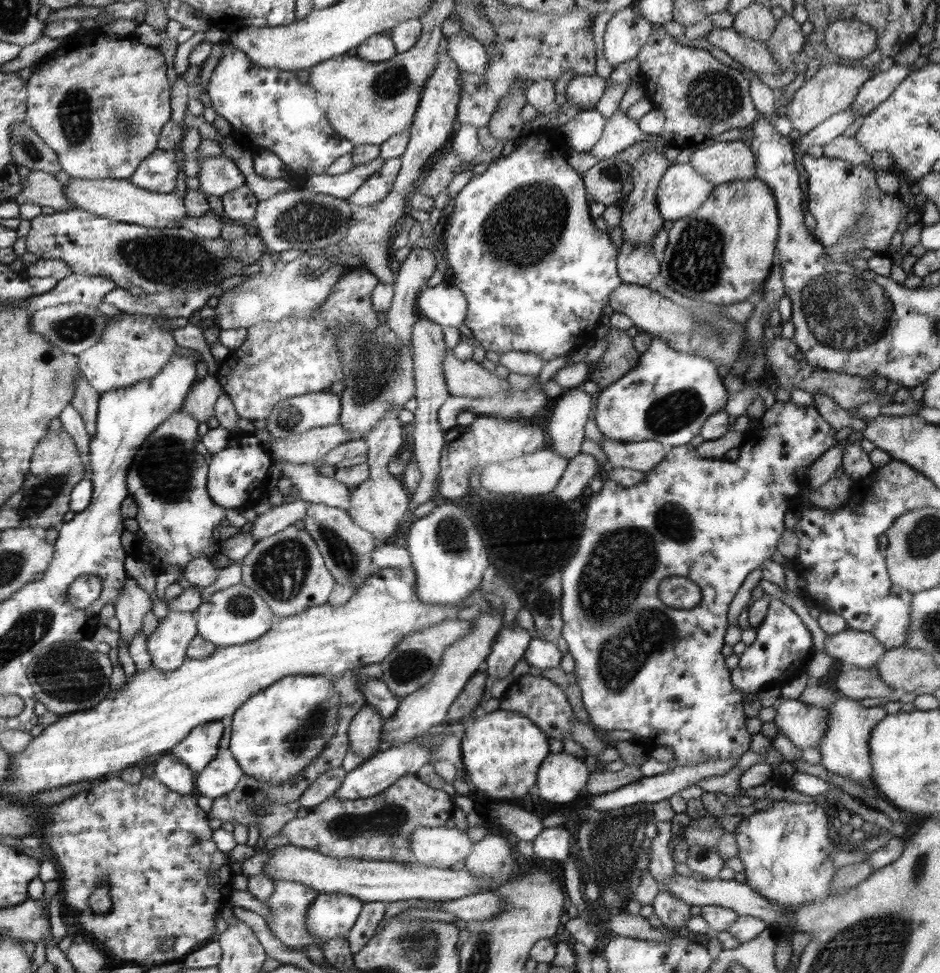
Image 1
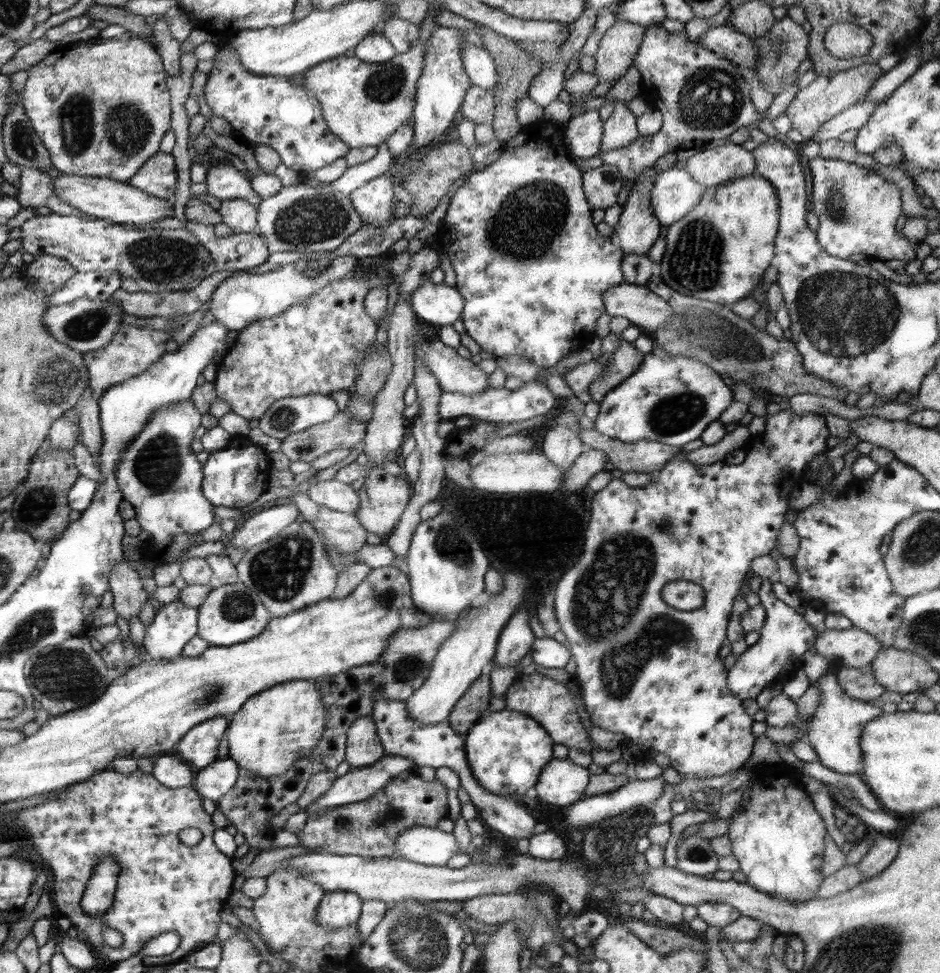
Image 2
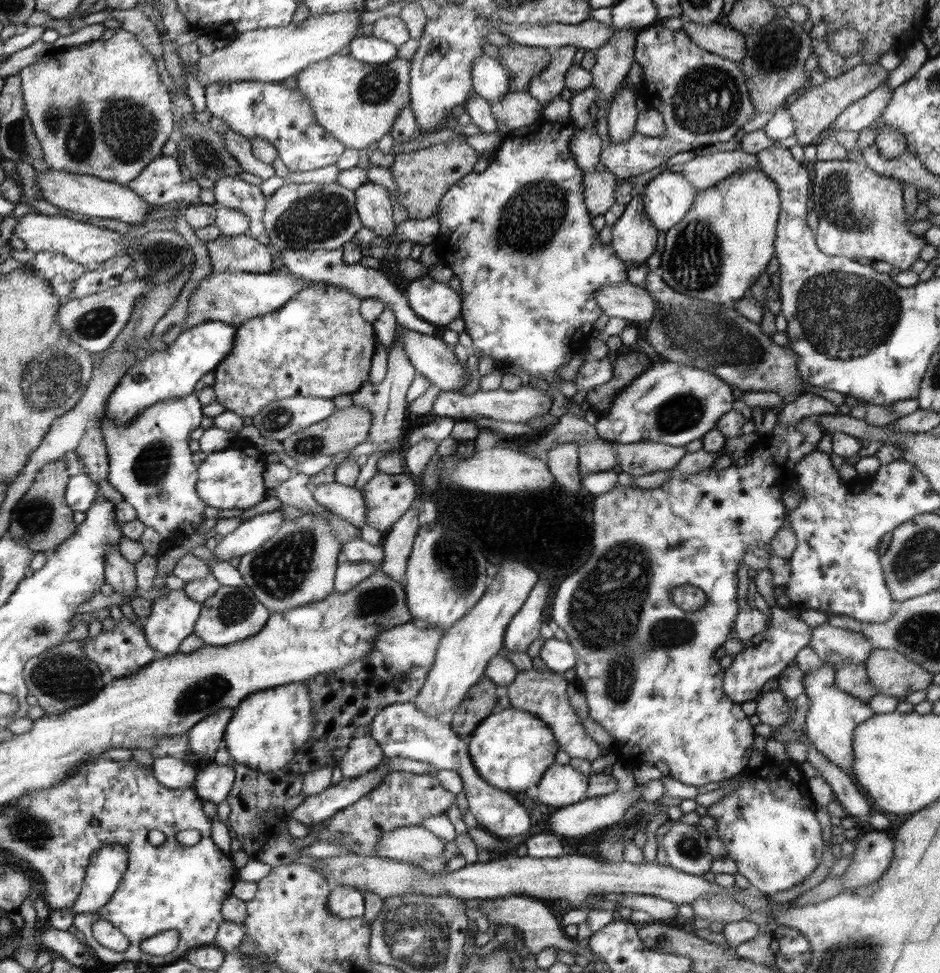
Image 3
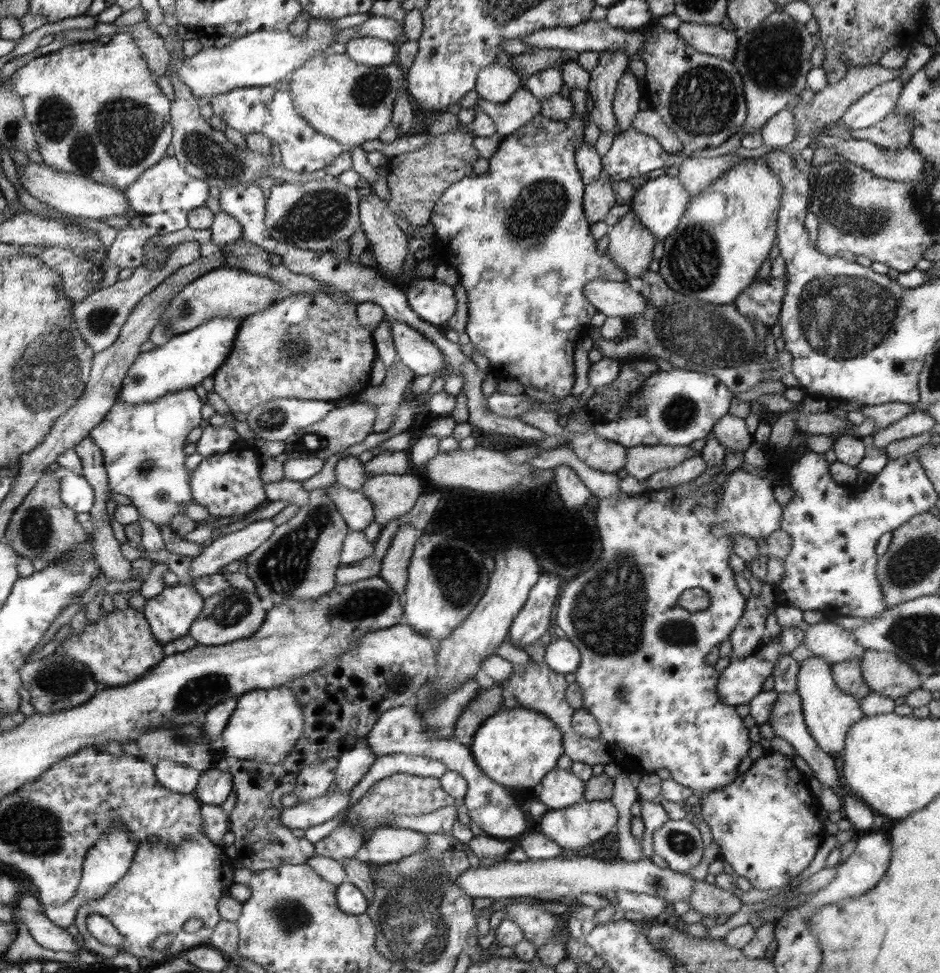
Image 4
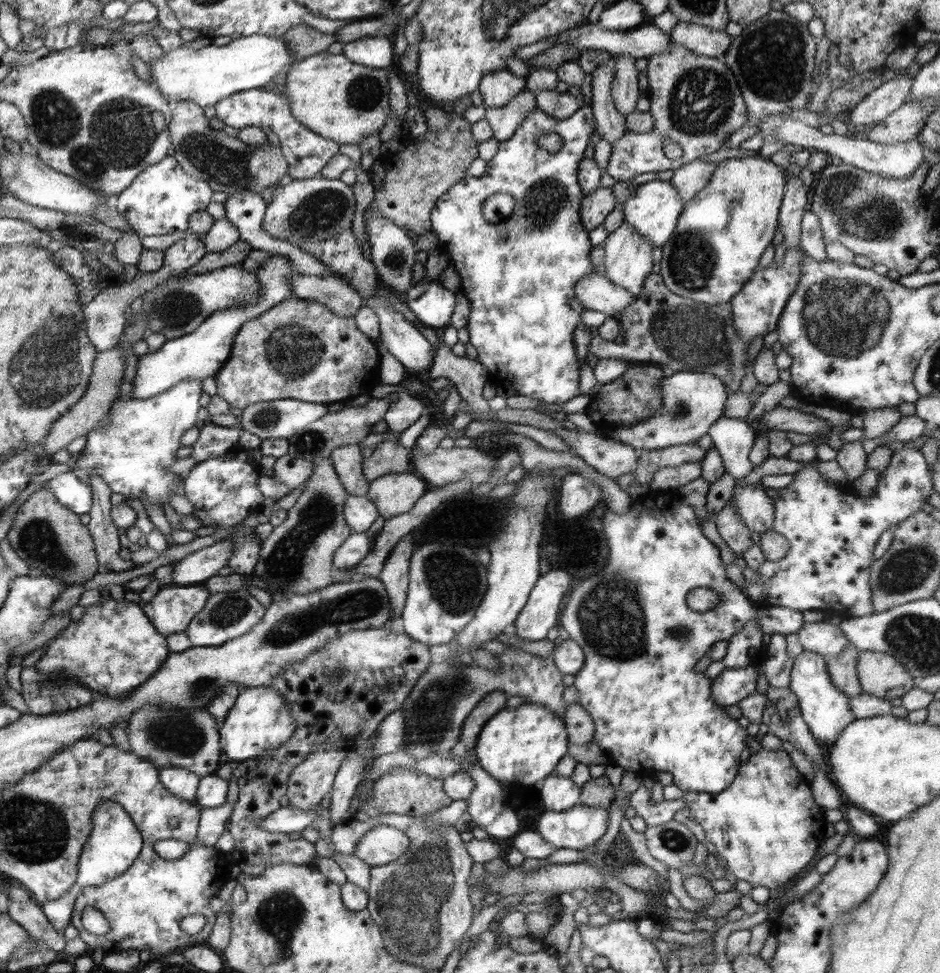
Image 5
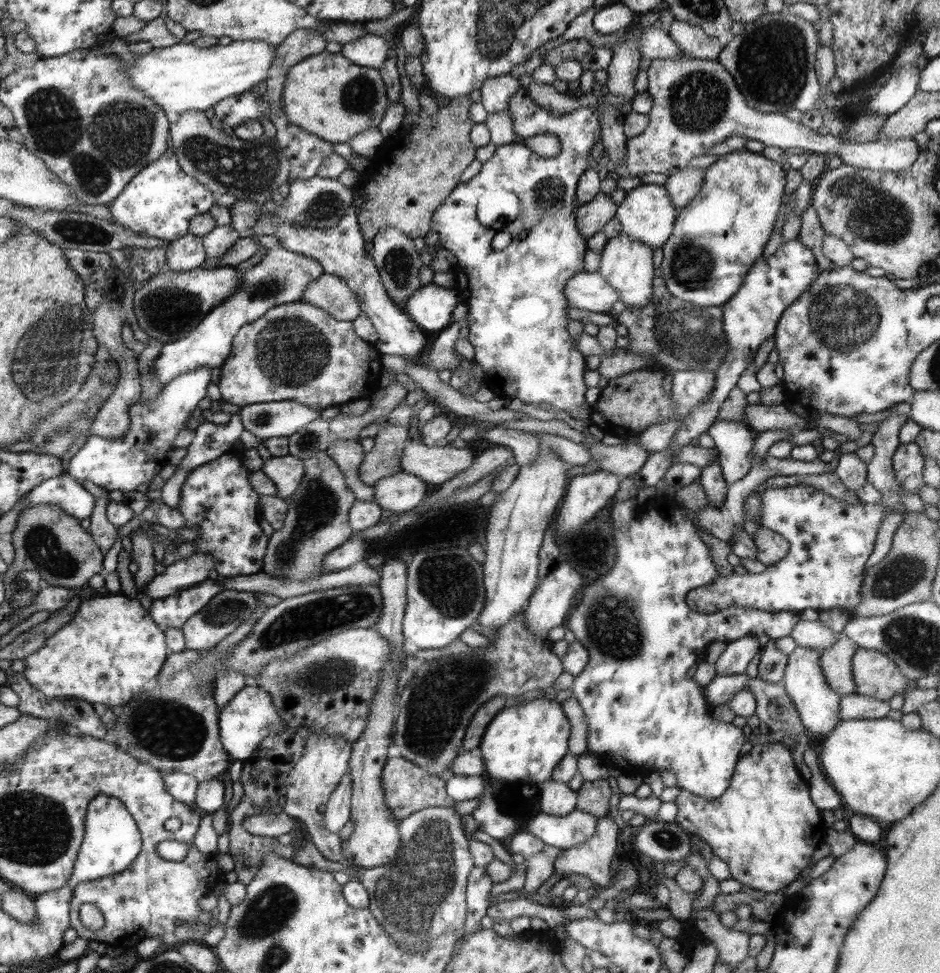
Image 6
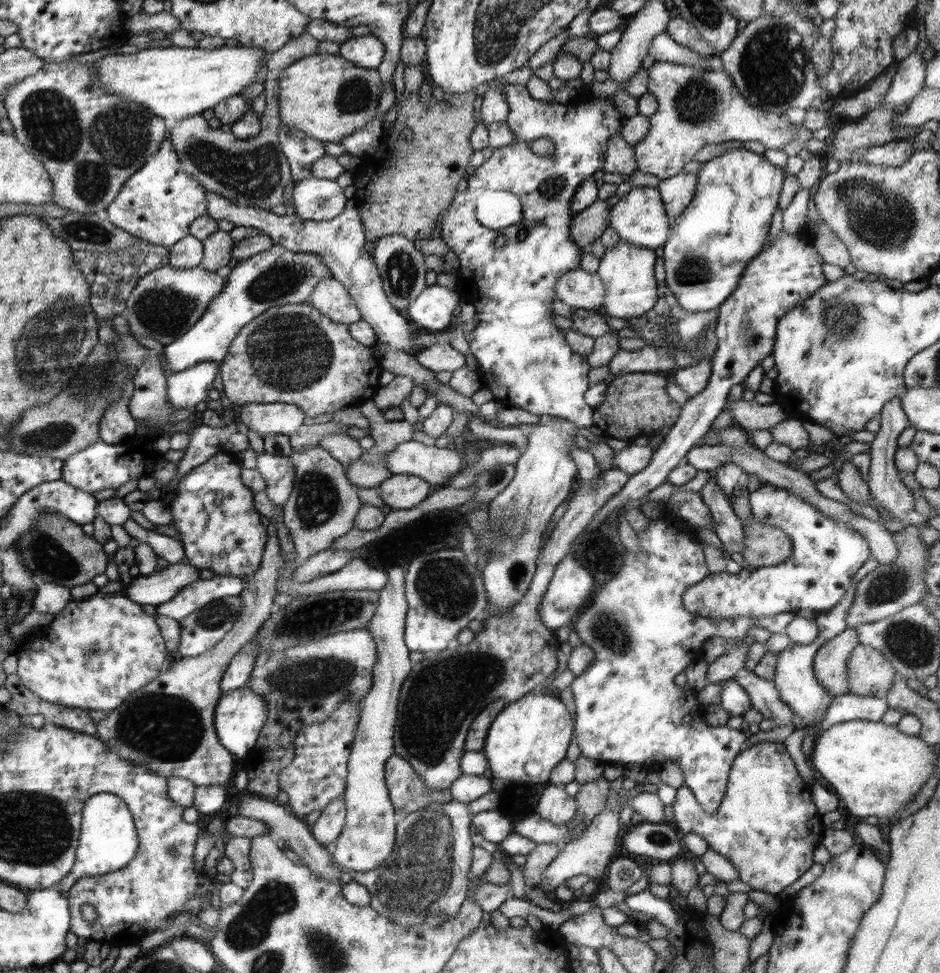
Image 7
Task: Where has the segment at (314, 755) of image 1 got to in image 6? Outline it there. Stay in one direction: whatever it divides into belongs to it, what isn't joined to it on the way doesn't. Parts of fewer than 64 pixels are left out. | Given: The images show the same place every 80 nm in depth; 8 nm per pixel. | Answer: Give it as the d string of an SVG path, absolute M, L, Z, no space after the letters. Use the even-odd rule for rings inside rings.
M246 685L234 695L234 698L220 712L221 742L232 761L245 762L257 752L261 742L266 737L281 732L286 725L286 721L277 711L272 695L269 691L262 690L258 686Z

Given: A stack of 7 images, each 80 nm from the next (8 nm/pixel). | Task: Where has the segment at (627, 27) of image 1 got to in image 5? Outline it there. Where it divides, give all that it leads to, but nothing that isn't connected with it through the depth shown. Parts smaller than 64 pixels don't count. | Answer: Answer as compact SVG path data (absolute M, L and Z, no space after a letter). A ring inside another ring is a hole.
M616 56L610 57L590 73L592 103L589 107L593 112L595 130L601 139L606 140L612 147L616 142L620 142L627 130L625 116L618 112L611 95L616 59Z

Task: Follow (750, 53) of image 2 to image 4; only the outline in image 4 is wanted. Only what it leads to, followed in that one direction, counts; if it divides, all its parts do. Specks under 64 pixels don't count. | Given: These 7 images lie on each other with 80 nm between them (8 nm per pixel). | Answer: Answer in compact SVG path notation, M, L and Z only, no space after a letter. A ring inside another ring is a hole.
M682 21L676 32L687 45L698 52L729 61L736 56L740 35L734 30L723 28L721 25Z

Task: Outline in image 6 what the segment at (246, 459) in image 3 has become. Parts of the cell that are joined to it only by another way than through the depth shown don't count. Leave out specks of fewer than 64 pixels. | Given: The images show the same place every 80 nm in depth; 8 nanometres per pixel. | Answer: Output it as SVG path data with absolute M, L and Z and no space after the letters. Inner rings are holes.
M228 451L220 458L192 470L181 489L179 511L186 519L186 527L200 531L200 535L194 540L198 546L195 553L208 553L213 558L214 568L220 578L253 575L260 573L263 568L268 535L262 526L258 526L258 498L260 496L254 491L249 477L250 472L242 464L242 460L238 456L232 456L232 451Z

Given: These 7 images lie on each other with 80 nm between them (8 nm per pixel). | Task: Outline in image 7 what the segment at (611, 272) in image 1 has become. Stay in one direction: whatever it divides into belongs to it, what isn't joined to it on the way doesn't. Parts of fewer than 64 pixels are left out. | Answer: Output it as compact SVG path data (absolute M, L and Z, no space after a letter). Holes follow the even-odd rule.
M519 84L503 85L503 93L509 106L506 121L512 134L516 136L516 141L493 150L492 156L468 179L465 191L454 195L451 206L437 218L436 226L442 230L442 240L460 260L454 290L462 301L475 306L478 324L465 338L470 344L471 353L478 361L477 374L482 386L493 392L501 407L522 409L542 416L542 419L544 415L564 418L572 424L588 428L594 425L595 410L585 402L585 392L589 388L587 375L591 368L584 355L573 352L566 344L564 331L554 323L552 300L557 296L555 282L558 282L562 274L581 268L582 252L570 234L572 216L568 216L568 205L581 182L603 168L600 154L605 153L608 140L620 134L628 116L622 115L616 109L610 97L588 95L586 99L570 104L542 102L530 96L526 85ZM539 138L553 142L555 149L552 157L542 157L530 149L532 142ZM480 192L516 194L522 205L521 222L501 231L482 226L475 217L476 198ZM500 235L506 236L508 241L504 247L496 249L495 238Z

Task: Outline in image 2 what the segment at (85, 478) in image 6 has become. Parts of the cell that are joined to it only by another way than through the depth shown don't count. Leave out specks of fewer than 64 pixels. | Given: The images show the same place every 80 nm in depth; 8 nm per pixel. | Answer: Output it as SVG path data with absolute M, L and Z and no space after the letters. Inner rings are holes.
M192 400L159 409L121 455L117 469L118 486L124 500L134 506L135 519L141 530L151 536L145 546L144 559L156 565L168 563L170 558L179 558L198 536L196 532L215 523L215 506L202 491L204 470L190 448L196 428L202 431L201 417Z

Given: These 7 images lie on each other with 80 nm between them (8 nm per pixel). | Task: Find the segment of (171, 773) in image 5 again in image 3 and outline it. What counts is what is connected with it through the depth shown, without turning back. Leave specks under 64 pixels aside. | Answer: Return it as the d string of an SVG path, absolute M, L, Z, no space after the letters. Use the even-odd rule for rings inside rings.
M170 755L164 758L154 758L151 769L154 778L159 779L162 786L171 789L192 789L196 784L198 767L182 759Z

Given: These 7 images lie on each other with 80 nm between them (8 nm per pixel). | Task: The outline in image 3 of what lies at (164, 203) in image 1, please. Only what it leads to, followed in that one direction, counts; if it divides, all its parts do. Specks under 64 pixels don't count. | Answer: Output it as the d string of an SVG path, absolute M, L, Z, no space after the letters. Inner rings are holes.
M49 169L44 173L37 171L37 183L44 200L60 209L83 214L84 219L98 216L98 218L126 222L129 225L139 225L148 218L151 209L134 189L117 182L110 182L108 179Z

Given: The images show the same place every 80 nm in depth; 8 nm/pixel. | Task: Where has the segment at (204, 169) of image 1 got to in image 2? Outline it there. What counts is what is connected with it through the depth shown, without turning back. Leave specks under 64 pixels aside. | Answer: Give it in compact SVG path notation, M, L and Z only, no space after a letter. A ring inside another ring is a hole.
M214 163L206 174L206 188L208 194L216 196L221 201L244 199L255 206L261 204L260 194L253 189L253 185L246 179L234 165L230 163Z

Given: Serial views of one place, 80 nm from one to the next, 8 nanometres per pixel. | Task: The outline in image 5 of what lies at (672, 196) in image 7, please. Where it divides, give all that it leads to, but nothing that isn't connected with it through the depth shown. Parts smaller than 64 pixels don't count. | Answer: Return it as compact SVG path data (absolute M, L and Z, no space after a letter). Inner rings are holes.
M701 159L683 164L674 171L670 182L678 191L684 202L694 198L709 182L719 163L706 162Z

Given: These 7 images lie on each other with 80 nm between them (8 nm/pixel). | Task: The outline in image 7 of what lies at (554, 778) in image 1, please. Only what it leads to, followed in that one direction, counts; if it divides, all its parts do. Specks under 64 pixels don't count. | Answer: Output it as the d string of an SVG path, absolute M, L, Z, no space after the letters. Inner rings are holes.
M552 785L544 788L538 801L537 814L556 826L570 822L577 812L576 799L566 793L563 785Z

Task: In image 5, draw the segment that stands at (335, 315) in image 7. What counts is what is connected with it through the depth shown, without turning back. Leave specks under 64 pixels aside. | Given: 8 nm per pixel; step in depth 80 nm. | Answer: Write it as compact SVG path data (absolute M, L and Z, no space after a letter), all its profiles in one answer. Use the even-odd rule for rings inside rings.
M296 275L289 285L296 298L324 303L338 315L355 315L363 305L360 293L342 277Z

